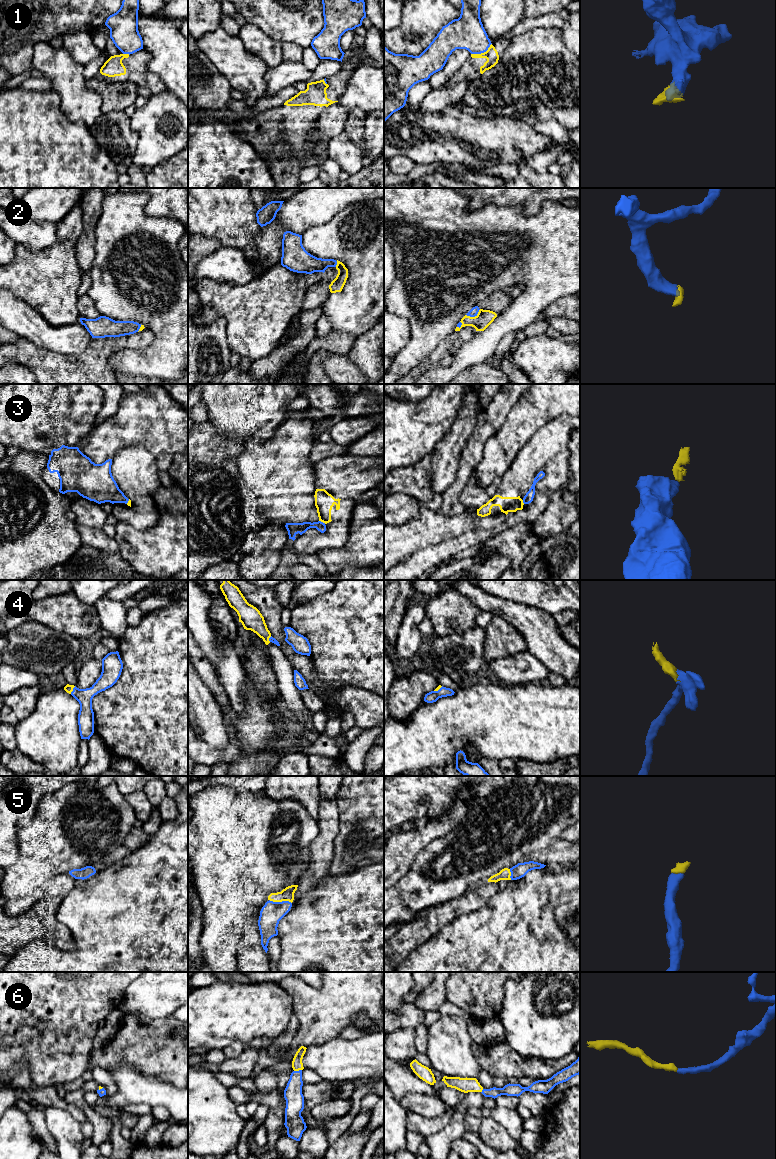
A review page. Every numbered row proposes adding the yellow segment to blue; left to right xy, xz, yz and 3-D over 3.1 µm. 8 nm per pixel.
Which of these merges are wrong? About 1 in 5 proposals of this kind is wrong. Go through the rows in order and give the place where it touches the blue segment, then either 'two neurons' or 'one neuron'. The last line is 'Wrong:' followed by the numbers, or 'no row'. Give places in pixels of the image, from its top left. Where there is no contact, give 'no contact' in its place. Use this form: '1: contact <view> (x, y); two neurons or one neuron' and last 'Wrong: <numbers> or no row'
1: contact yz (482, 52); two neurons
2: contact yz (473, 316); one neuron
3: contact xz (322, 522); two neurons
4: contact xy (73, 690); one neuron
5: contact xz (280, 902); one neuron
6: contact xz (297, 1071); one neuron
Wrong: 1, 3

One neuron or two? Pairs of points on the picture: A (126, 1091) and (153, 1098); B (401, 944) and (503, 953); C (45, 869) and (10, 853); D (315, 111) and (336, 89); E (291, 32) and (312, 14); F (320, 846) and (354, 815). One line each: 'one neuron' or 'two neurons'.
A: one neuron
B: two neurons
C: two neurons
D: one neuron
E: one neuron
F: two neurons

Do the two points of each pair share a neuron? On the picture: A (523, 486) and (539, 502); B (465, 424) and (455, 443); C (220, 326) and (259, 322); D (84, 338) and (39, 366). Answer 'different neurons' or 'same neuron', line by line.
A: same neuron
B: same neuron
C: different neurons
D: different neurons

